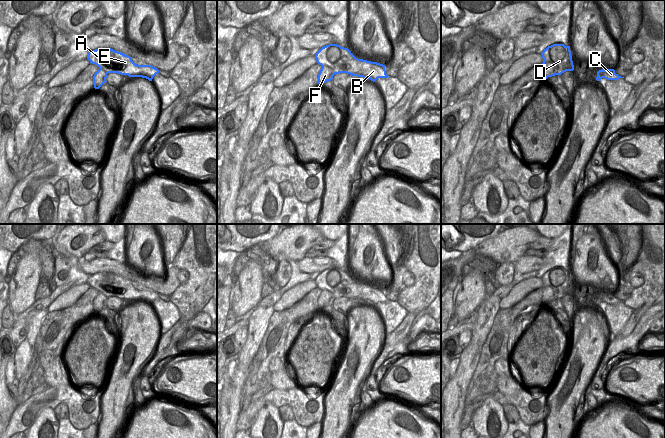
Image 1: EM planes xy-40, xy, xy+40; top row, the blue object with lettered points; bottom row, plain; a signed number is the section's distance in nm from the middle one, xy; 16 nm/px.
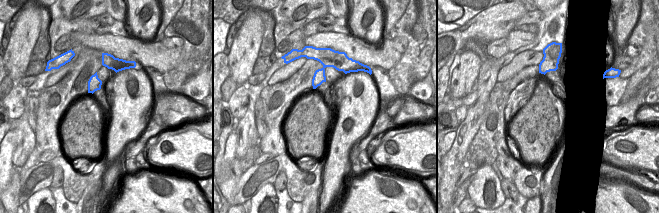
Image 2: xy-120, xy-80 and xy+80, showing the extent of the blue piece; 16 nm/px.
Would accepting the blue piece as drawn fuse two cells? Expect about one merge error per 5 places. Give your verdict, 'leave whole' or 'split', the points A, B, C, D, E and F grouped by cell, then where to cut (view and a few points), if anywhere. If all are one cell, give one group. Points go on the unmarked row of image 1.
split | A B C D E / F | xy+40 (543, 285), (550, 286), (554, 295), (560, 298)

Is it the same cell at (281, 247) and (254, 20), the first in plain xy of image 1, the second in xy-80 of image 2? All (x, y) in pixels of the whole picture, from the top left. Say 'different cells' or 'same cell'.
different cells

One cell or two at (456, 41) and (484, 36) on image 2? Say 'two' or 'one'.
one

